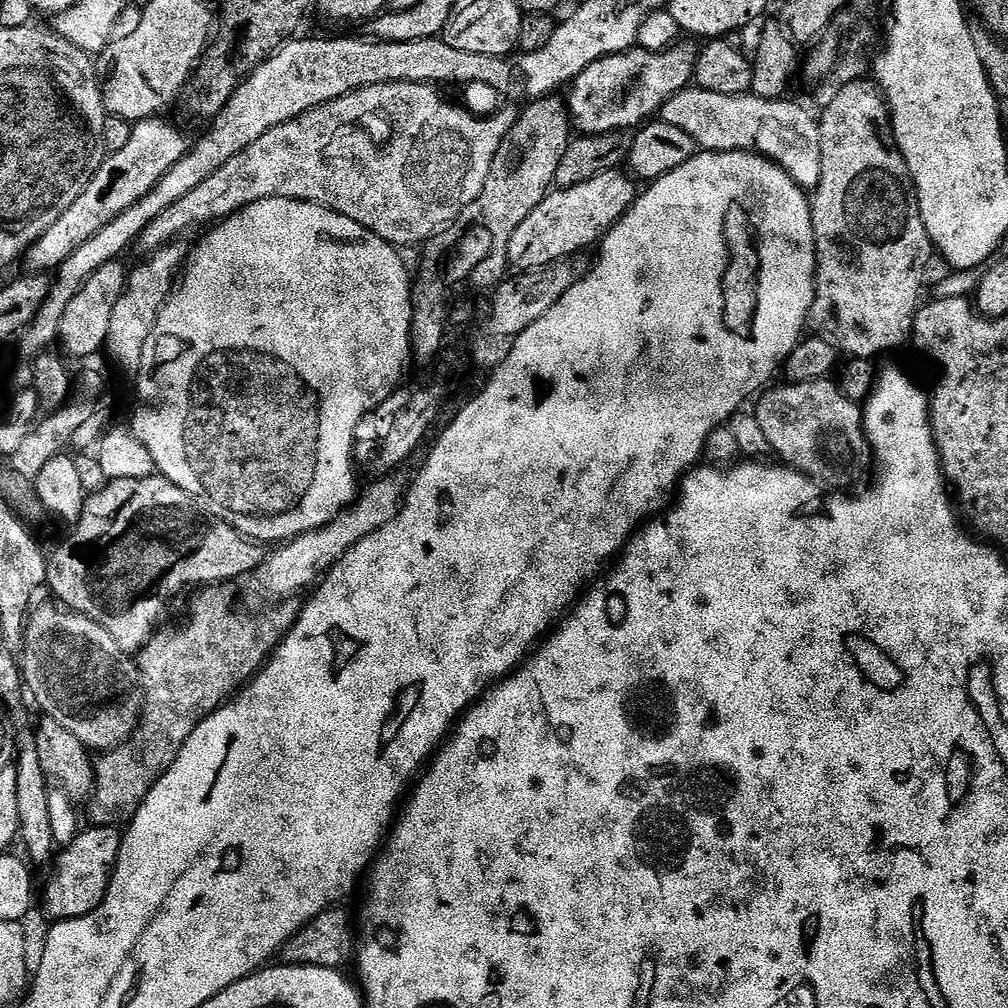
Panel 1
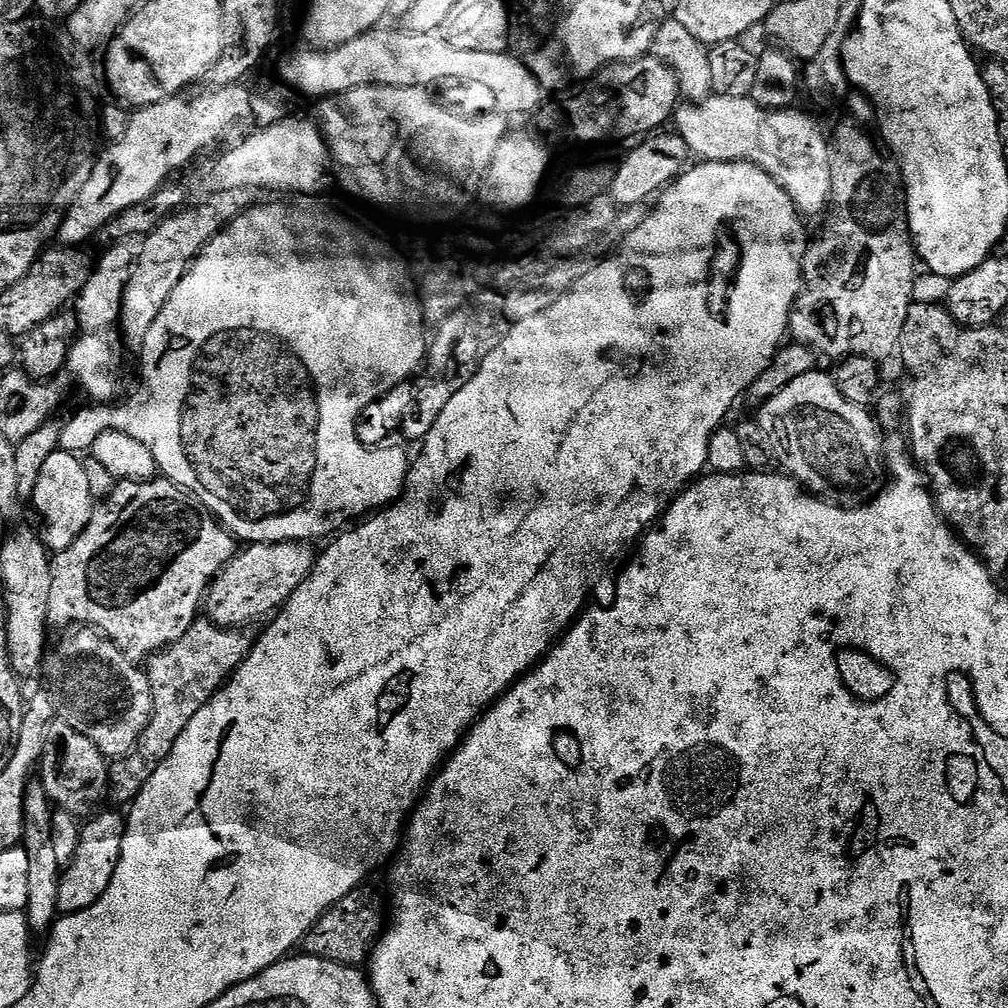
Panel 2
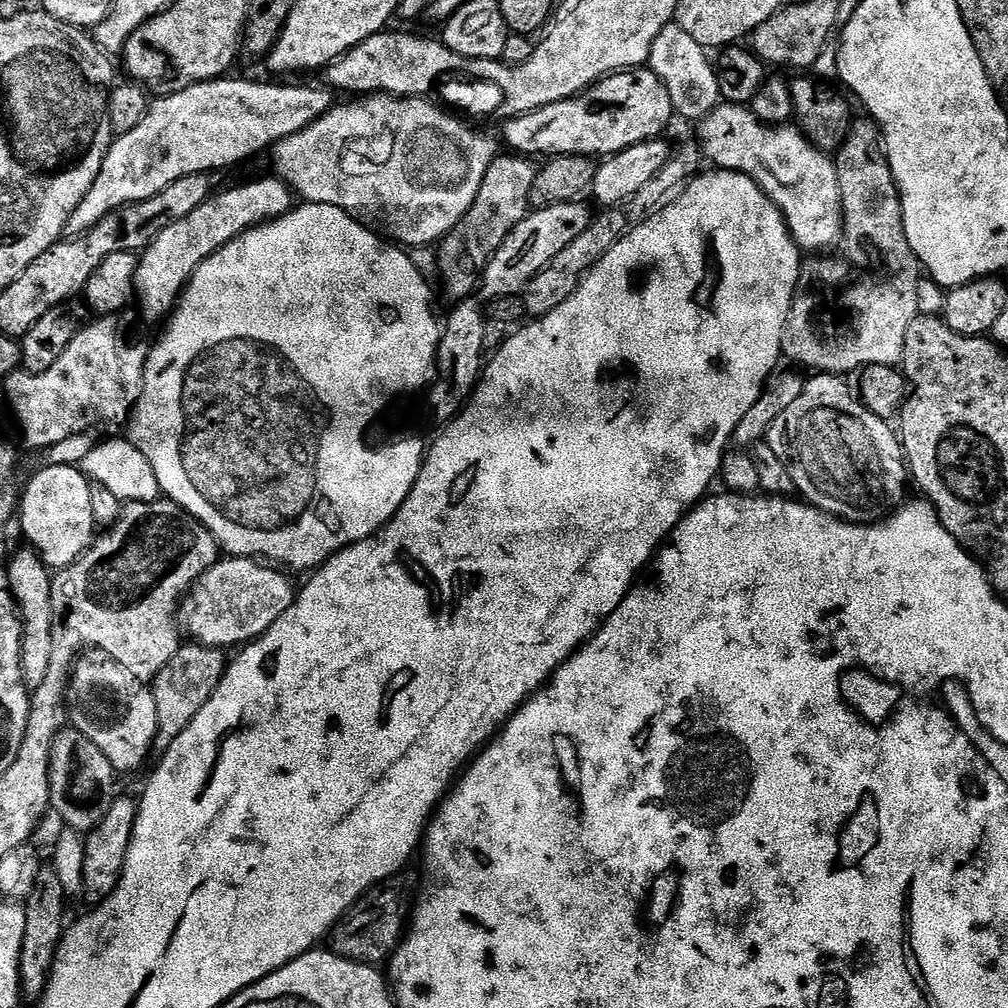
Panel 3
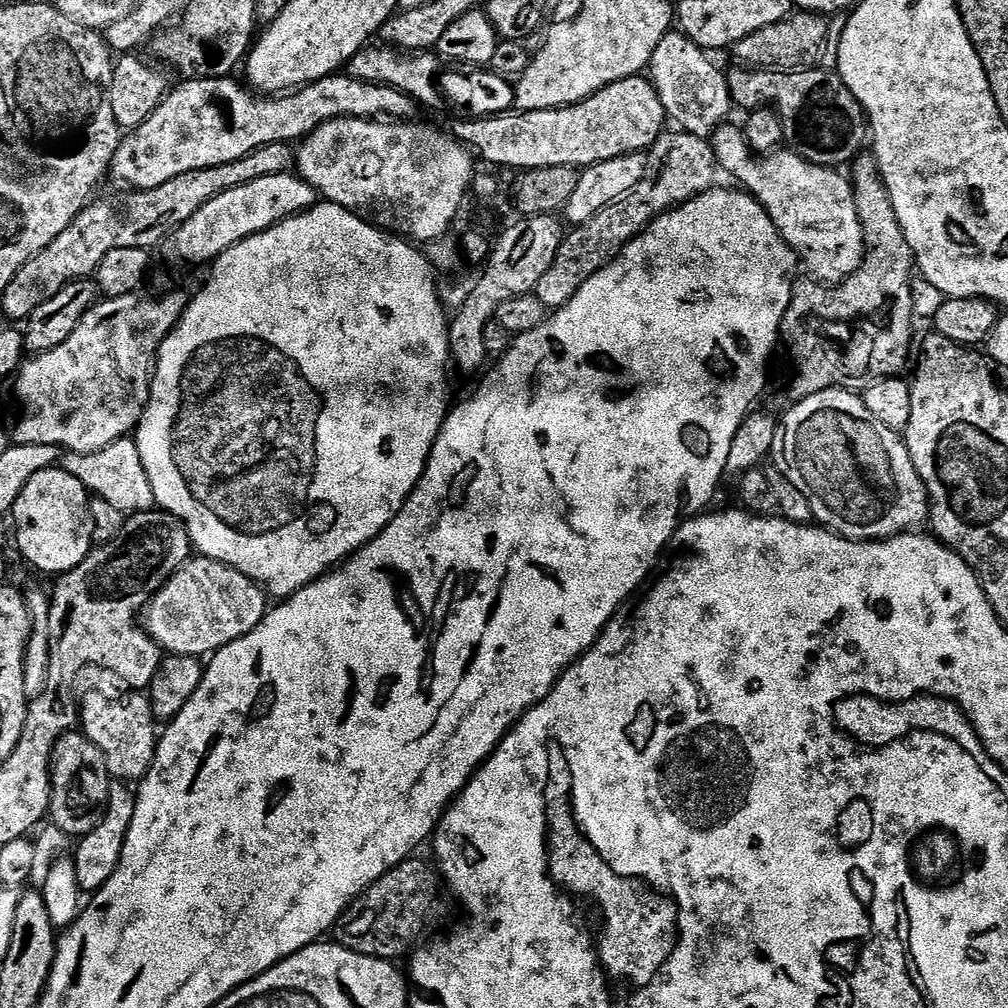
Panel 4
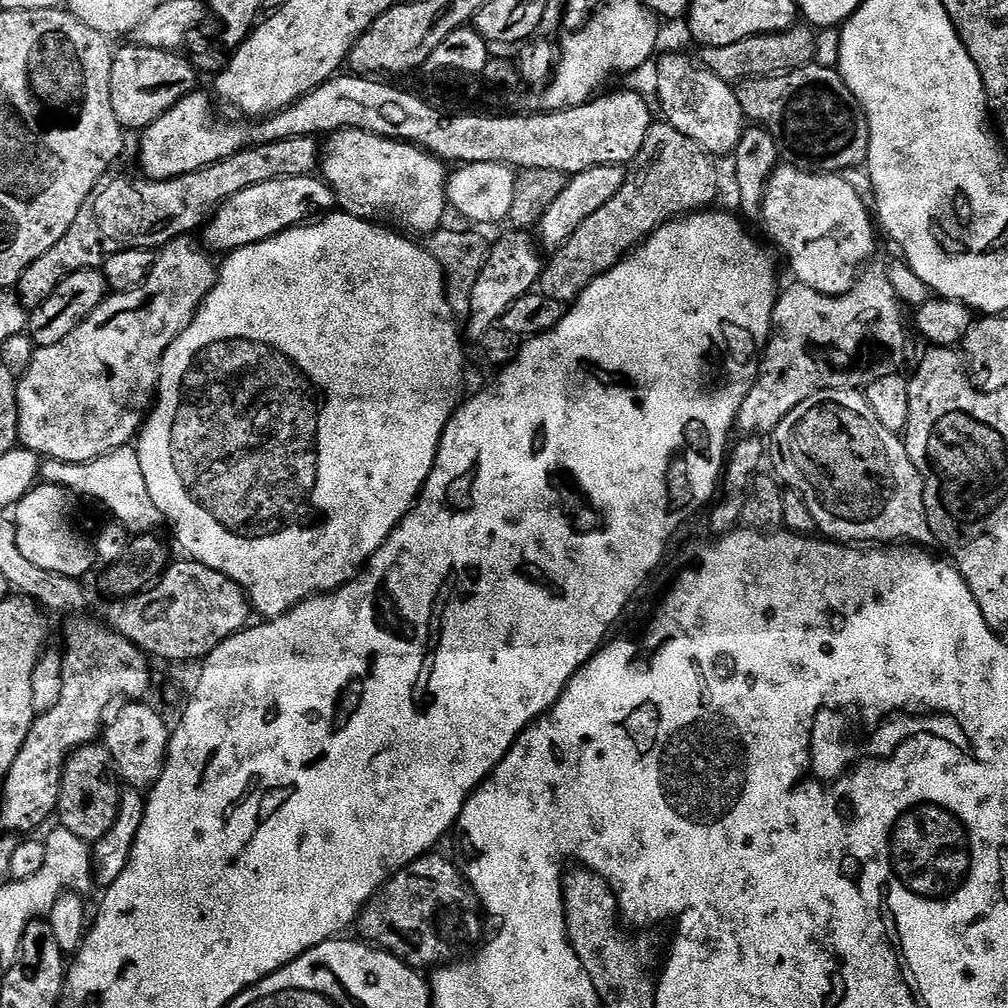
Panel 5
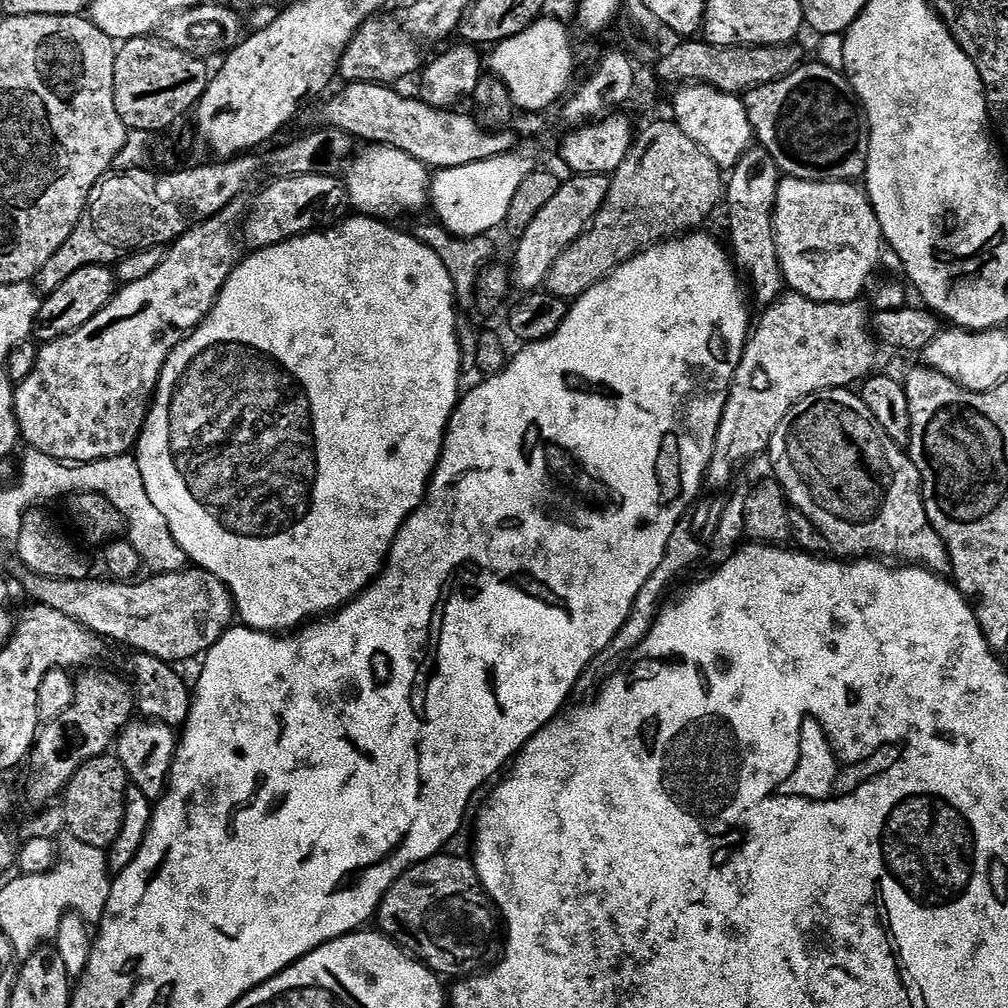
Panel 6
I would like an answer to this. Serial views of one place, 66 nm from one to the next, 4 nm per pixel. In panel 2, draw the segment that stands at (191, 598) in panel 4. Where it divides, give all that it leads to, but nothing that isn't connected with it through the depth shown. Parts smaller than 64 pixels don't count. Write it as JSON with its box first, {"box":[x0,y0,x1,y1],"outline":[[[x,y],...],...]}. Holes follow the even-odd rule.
{"box":[206,542,314,630],"outline":[[[289,542],[286,544],[254,544],[245,547],[235,559],[231,561],[216,576],[212,585],[208,587],[206,593],[206,612],[209,621],[219,628],[229,630],[240,630],[246,628],[246,625],[258,621],[264,616],[271,617],[273,614],[281,611],[288,599],[299,590],[309,574],[312,573],[314,563],[314,553],[308,549],[311,547],[303,546],[298,542]]]}

